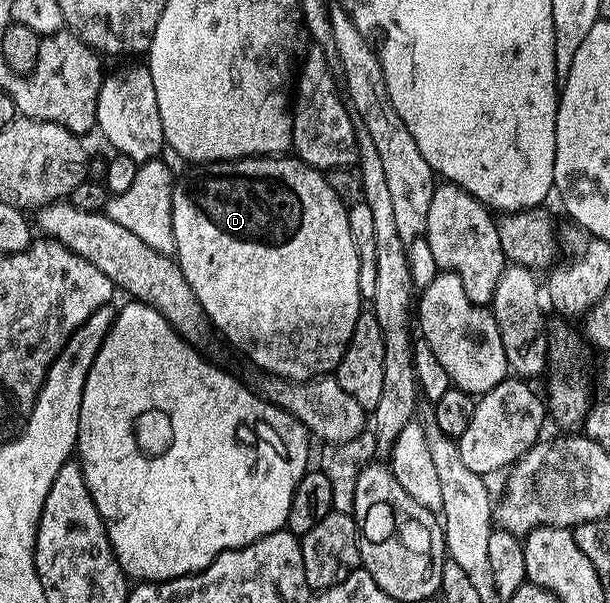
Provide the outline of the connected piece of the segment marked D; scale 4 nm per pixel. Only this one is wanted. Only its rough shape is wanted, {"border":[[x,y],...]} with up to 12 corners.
{"border":[[293,155],[176,178],[176,263],[258,370],[336,370],[348,208]]}

